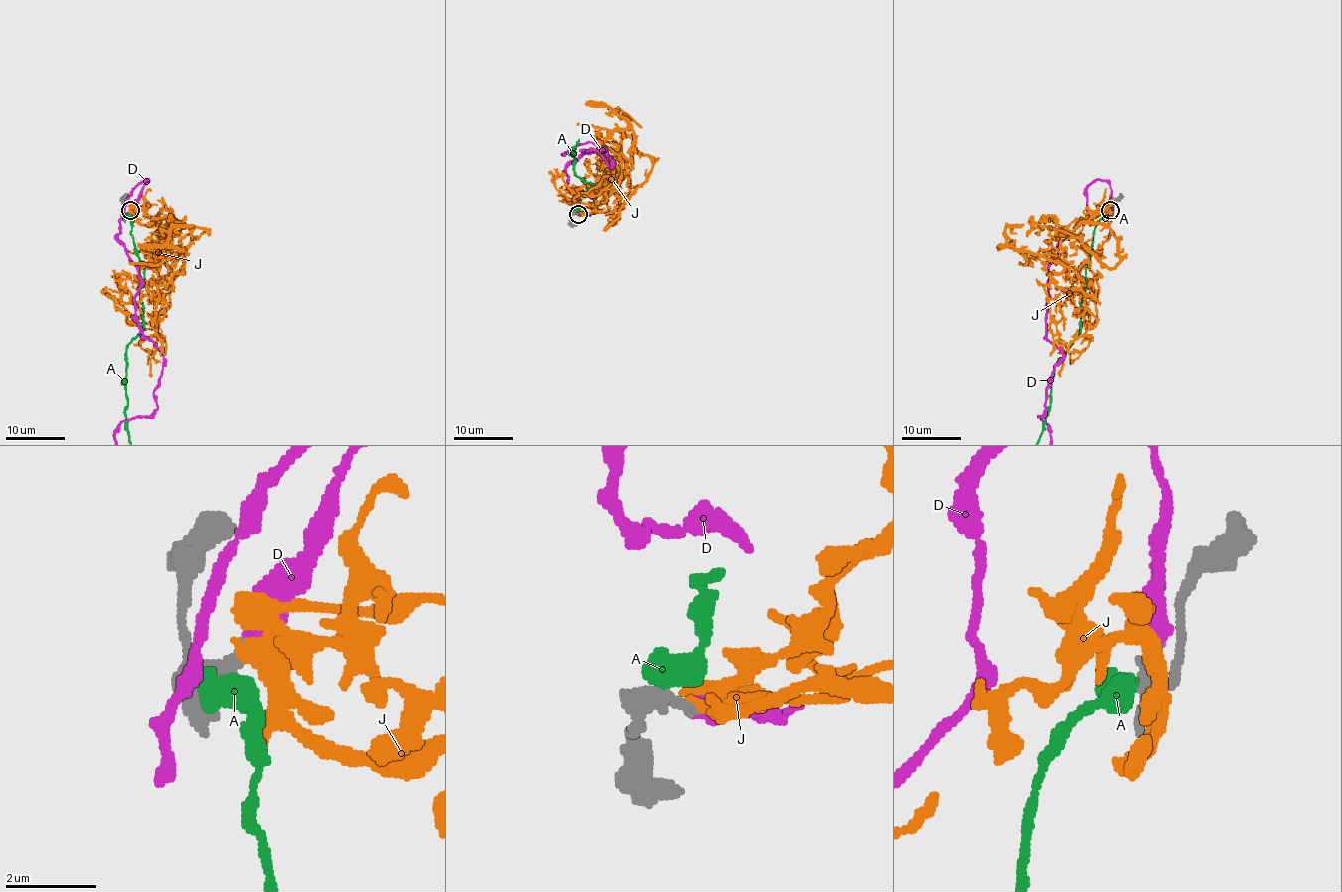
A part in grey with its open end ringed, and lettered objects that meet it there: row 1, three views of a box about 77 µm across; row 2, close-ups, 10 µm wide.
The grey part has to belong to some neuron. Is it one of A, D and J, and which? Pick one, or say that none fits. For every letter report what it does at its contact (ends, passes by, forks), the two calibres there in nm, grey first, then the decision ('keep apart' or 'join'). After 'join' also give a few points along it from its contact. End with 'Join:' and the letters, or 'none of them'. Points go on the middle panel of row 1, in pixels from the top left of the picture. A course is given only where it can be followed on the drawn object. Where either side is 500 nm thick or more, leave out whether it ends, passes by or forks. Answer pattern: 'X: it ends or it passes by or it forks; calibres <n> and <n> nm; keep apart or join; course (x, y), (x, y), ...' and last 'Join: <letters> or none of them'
A: calibres 480 and 650 nm; keep apart
D: it ends; calibres 260 and 440 nm; join
J: it forks; calibres 320 and 260 nm; keep apart
Join: D

